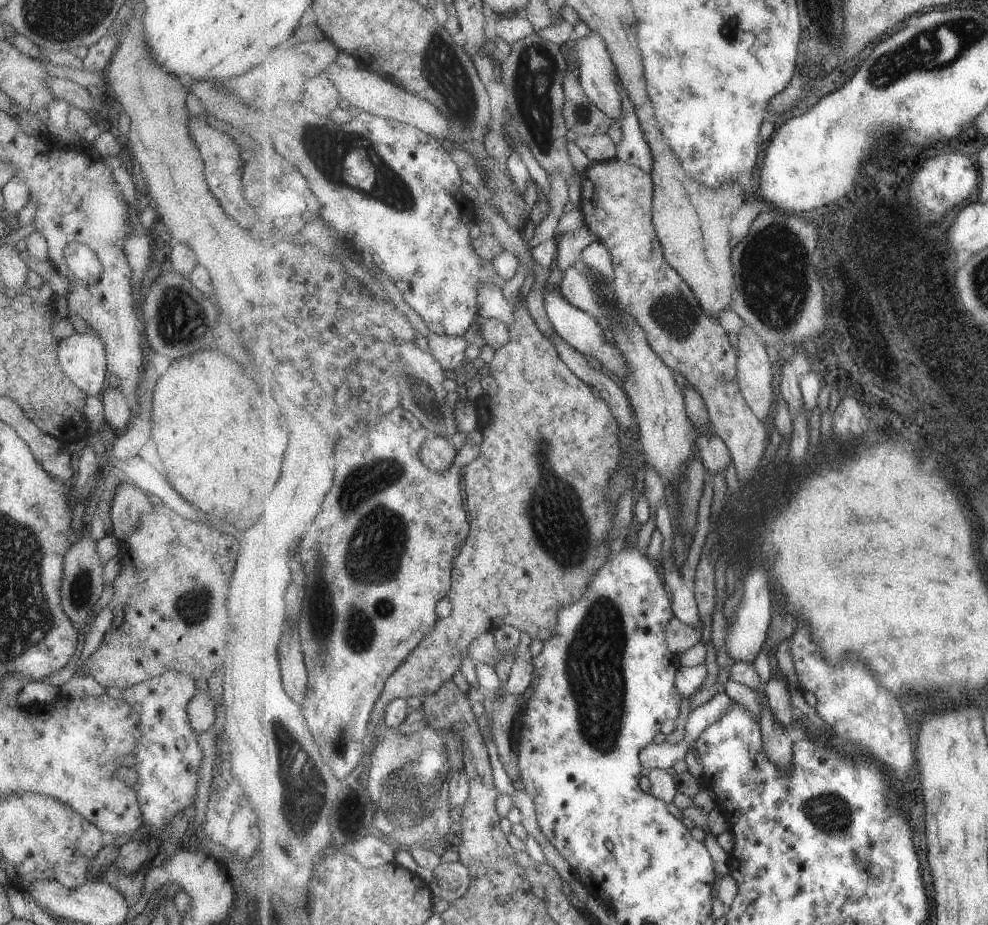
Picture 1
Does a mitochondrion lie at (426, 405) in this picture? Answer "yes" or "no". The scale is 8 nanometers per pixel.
yes

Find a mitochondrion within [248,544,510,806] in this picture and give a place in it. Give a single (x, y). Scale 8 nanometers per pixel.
(339, 742)

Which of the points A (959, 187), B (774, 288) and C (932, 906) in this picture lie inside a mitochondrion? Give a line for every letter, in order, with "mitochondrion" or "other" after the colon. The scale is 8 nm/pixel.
A: other
B: mitochondrion
C: other

